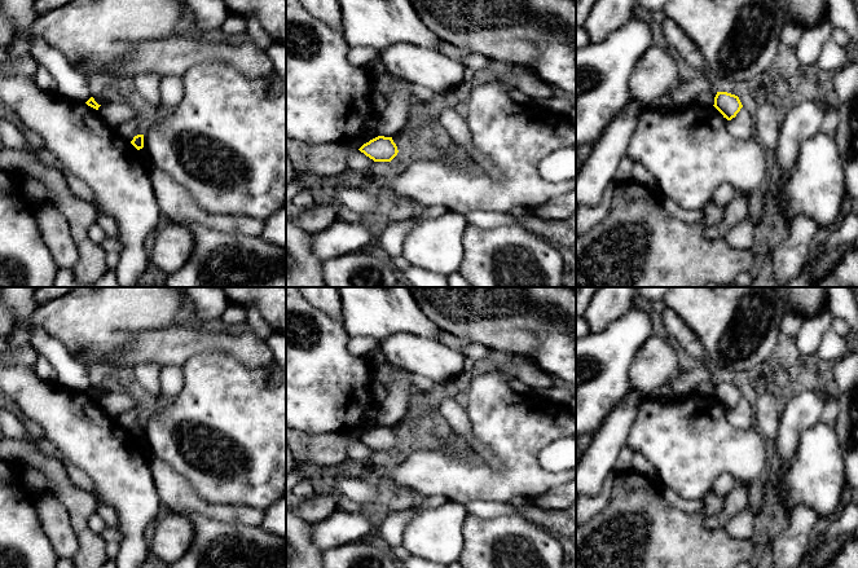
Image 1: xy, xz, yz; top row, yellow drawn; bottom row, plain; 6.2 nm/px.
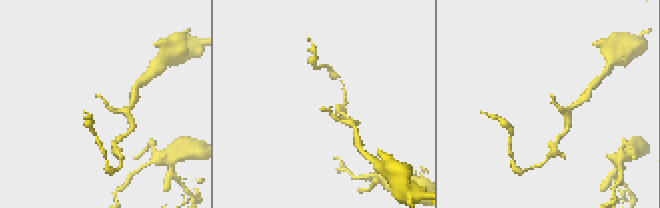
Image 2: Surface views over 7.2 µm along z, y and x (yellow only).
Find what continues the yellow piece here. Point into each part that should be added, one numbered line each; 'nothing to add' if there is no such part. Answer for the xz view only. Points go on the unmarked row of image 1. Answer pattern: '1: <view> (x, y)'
nothing to add

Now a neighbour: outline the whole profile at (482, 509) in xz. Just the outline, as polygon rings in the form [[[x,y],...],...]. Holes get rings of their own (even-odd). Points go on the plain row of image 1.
[[[471,501],[465,505],[467,514],[481,519],[493,519],[502,515],[522,515],[511,502]]]

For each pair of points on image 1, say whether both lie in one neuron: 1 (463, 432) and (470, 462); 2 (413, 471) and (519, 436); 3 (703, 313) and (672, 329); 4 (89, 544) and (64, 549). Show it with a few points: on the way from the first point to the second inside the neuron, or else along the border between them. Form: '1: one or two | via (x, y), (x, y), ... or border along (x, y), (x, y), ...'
1: two | border along (467, 447), (474, 449), (492, 466)
2: one | via (444, 472), (454, 475), (501, 475), (509, 467)
3: two | border along (665, 305), (690, 327), (703, 347)
4: two | border along (69, 518), (78, 542), (78, 551), (75, 554)

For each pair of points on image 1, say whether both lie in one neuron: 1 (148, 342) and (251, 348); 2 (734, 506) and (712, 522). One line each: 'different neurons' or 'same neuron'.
1: same neuron
2: same neuron

